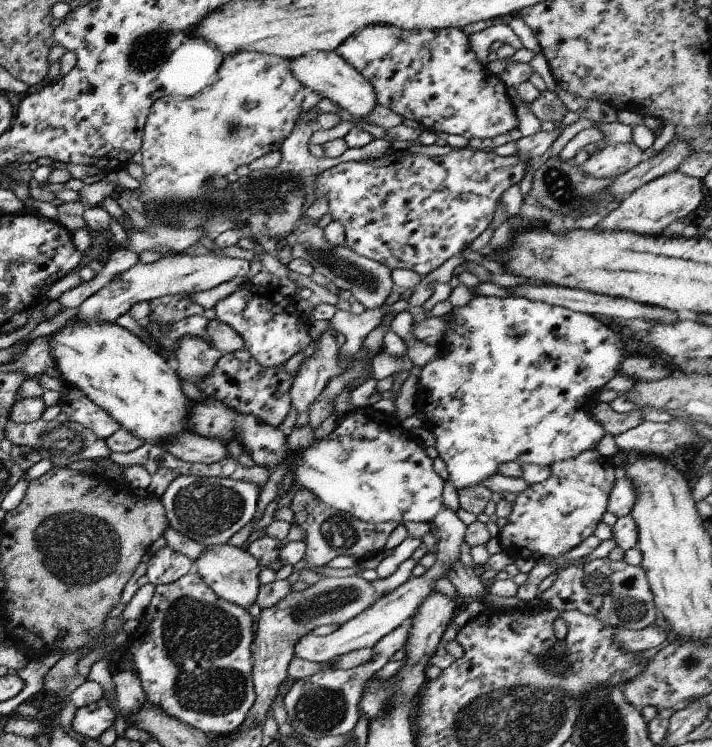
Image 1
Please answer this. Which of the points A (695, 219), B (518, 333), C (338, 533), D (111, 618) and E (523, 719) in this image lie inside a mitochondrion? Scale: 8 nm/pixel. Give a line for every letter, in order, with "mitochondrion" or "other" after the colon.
A: other
B: mitochondrion
C: mitochondrion
D: other
E: mitochondrion

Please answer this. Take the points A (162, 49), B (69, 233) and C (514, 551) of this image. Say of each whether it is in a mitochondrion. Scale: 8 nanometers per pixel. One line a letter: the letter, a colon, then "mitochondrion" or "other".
A: mitochondrion
B: other
C: other

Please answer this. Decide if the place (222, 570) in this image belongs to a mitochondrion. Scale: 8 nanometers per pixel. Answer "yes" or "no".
no

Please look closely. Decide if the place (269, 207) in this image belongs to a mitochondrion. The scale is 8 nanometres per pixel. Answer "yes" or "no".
yes

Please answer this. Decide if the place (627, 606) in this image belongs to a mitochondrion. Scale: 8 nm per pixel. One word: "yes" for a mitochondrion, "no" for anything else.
yes

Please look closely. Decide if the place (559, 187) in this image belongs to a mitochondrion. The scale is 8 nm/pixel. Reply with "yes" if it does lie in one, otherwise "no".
yes

